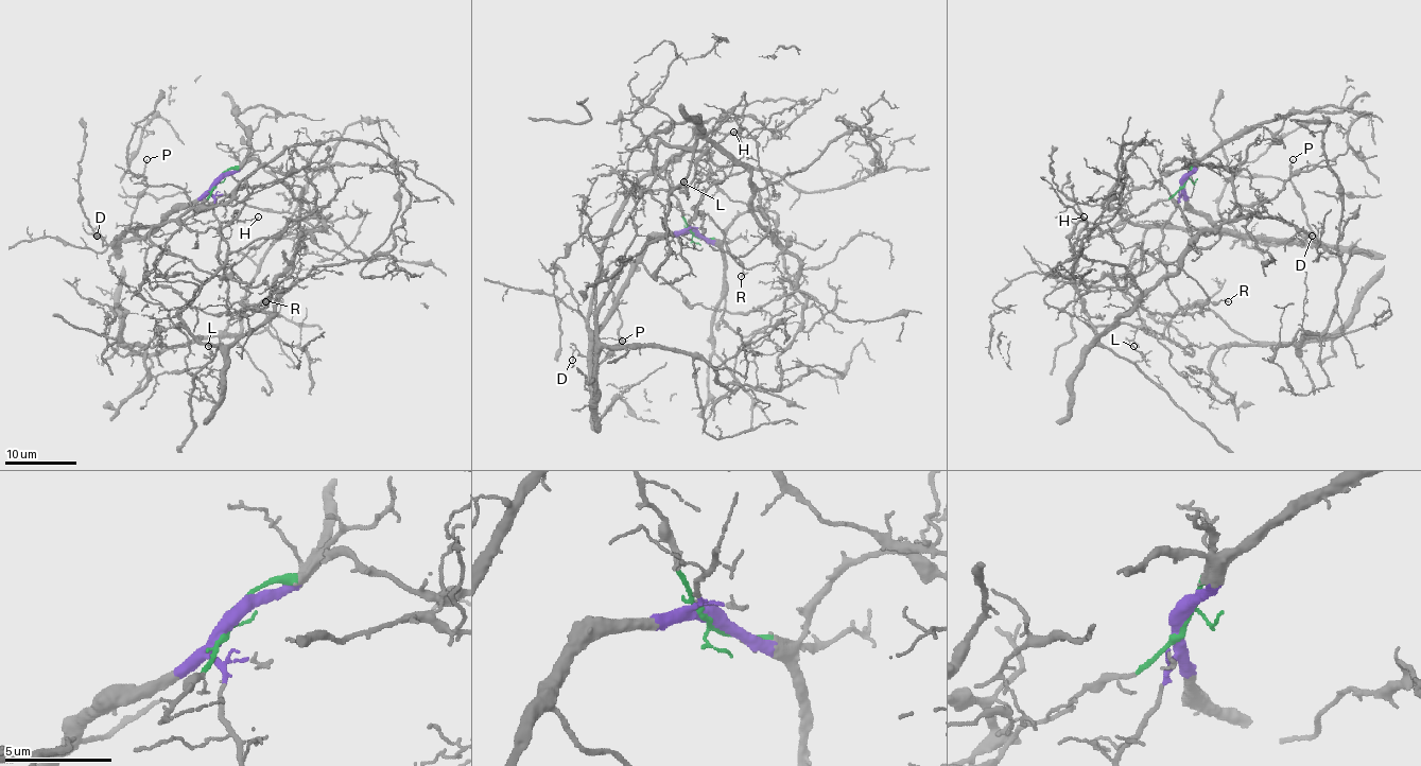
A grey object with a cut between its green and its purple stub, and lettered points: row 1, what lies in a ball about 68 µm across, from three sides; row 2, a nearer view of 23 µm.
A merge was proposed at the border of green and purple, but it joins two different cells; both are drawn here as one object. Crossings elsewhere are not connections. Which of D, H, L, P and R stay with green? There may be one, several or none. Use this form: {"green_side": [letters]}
{"green_side": ["H", "L"]}

